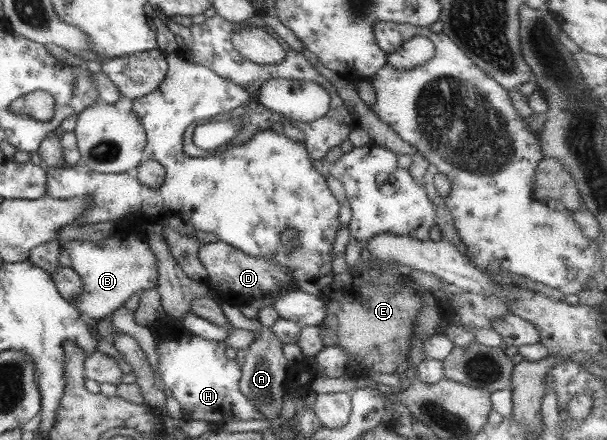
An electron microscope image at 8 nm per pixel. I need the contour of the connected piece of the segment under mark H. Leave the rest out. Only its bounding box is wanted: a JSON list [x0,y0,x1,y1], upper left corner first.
[149,322,260,422]

